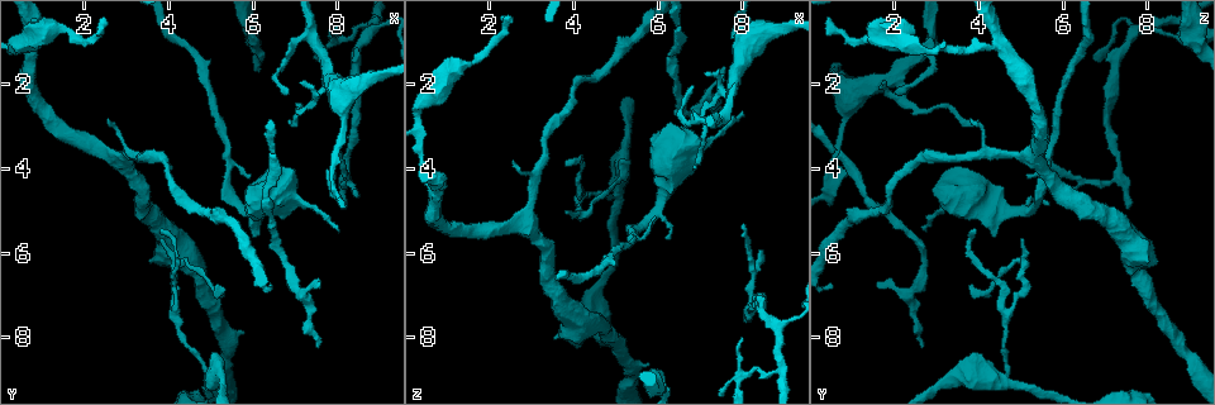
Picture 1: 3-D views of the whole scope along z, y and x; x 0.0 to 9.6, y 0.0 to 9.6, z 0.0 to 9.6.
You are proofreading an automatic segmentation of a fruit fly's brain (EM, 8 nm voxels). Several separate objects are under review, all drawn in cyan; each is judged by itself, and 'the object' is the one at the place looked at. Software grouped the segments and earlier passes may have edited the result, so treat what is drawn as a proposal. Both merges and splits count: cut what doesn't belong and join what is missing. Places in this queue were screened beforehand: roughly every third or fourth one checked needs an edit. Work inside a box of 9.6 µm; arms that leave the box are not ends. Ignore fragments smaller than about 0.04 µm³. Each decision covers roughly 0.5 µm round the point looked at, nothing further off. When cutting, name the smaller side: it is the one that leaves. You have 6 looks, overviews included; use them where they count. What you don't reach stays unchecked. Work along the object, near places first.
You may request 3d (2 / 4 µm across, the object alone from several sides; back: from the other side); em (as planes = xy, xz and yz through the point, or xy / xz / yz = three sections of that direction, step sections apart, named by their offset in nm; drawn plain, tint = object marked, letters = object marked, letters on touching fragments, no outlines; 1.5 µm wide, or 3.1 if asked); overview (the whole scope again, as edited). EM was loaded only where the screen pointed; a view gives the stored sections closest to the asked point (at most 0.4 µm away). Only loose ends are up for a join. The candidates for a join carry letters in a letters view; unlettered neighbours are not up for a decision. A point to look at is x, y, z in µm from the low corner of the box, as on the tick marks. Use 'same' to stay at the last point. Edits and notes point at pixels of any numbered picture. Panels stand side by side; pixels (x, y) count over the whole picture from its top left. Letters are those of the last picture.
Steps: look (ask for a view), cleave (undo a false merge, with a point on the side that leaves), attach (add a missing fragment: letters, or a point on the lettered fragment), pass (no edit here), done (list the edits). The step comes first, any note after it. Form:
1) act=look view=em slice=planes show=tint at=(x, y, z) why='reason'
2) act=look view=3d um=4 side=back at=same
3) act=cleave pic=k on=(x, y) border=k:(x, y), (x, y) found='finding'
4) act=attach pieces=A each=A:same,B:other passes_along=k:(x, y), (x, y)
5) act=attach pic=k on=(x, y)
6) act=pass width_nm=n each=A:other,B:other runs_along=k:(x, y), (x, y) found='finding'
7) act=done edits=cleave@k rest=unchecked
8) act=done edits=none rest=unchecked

act=look view=em slice=yz step=8 show=tint at=(5.95, 5.70, 4.40) why='branch stops here'

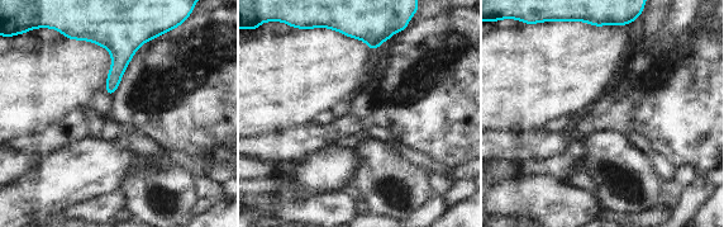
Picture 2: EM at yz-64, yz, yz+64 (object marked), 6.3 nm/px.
act=look view=em slice=planes show=letters at=same why='cut it another way'

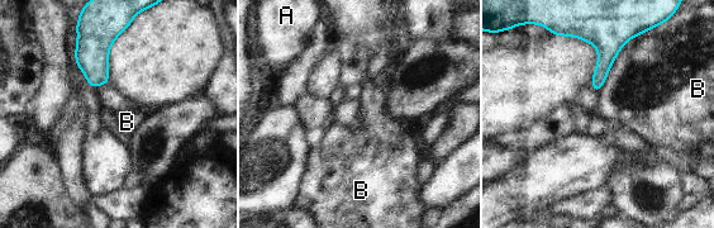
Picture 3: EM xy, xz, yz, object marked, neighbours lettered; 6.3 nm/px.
act=pass each=A:other,B:other border=3:(637, 36), (620, 50), (599, 93) found='none of them fits'

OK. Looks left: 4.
act=look view=em um=3.1 slice=planes show=letters at=(1.40, 0.75, 1.50) why='calibre changes'

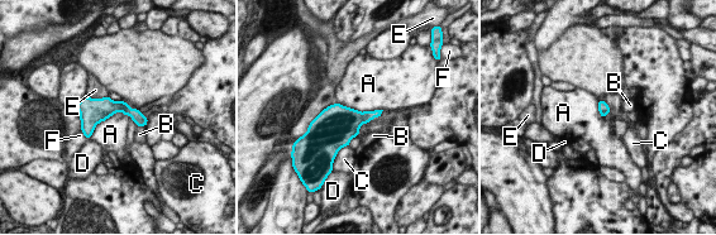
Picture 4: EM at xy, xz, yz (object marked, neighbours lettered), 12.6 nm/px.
act=pass width_nm=140 each=A:other,B:other,C:other,D:other,E:other,F:other border=4:(335, 102), (361, 111), (382, 110) found='one neuron here'

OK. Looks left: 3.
act=look view=em slice=yz step=4 show=letters at=(0.75, 1.10, 4.45) why='thick turns thin'

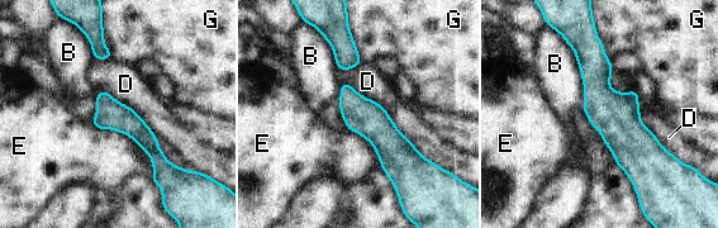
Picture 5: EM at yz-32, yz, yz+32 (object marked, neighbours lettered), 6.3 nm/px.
act=pass each=B:other,D:other,E:other,G:other border=5:(564, 37), (580, 70), (583, 108) found='continuous, no second neuron'

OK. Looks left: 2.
act=done edits=none rest=unchecked

